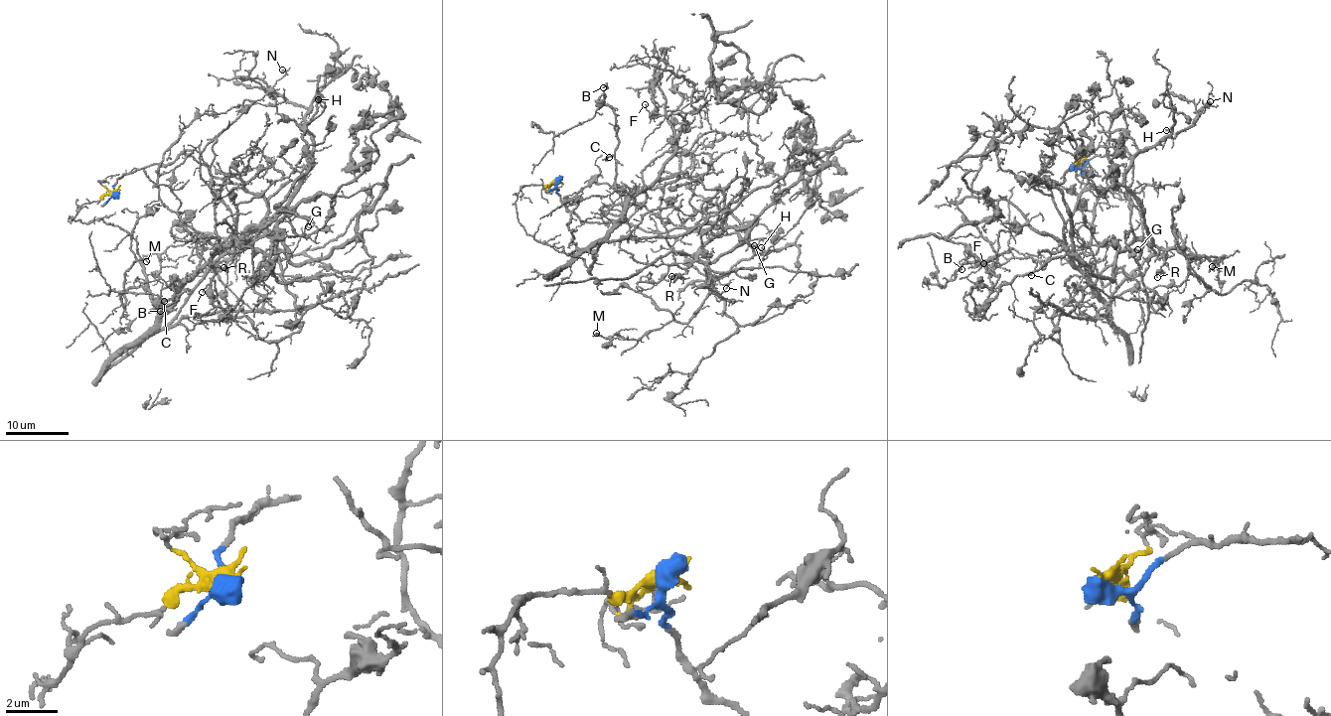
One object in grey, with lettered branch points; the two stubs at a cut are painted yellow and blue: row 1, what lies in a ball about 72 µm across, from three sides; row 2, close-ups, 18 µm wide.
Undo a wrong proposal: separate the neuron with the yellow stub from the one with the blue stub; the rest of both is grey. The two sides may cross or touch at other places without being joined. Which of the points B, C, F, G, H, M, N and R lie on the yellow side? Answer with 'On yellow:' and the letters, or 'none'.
On yellow: B, C, F

